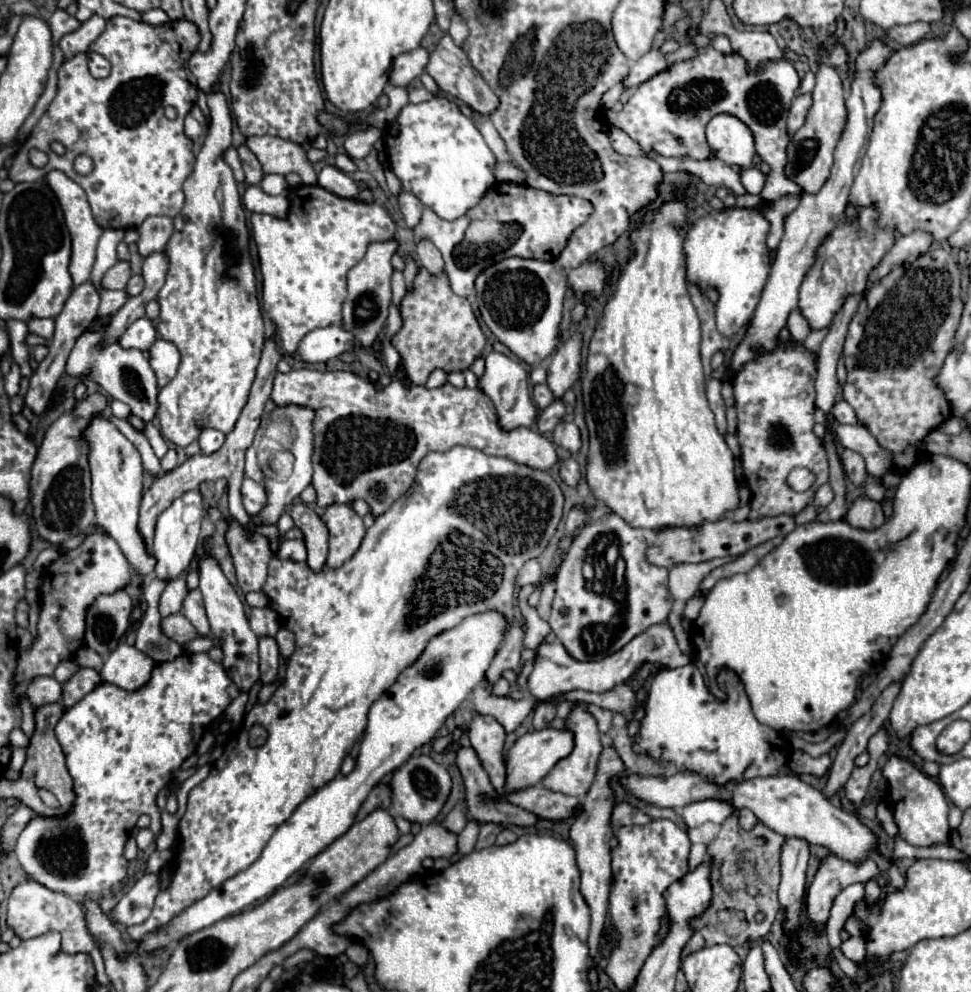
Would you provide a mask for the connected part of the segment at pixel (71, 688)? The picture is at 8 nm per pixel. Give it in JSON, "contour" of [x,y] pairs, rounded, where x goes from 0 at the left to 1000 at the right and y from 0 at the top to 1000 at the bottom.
{"contour":[[[82,672],[68,689],[64,689],[64,711],[74,713],[87,701],[91,701],[105,686],[103,678],[95,672]]]}

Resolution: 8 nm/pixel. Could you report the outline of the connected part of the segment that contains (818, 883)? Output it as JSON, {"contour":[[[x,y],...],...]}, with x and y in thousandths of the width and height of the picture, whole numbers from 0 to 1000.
{"contour":[[[855,862],[853,866],[847,868],[847,872],[838,884],[838,890],[832,896],[832,902],[830,902],[832,924],[840,932],[849,932],[853,928],[857,906],[869,894],[884,890],[884,888],[892,890],[898,884],[904,886],[906,894],[912,890],[910,884],[906,882],[902,870],[896,864],[892,864],[888,870],[875,870],[875,868]]]}

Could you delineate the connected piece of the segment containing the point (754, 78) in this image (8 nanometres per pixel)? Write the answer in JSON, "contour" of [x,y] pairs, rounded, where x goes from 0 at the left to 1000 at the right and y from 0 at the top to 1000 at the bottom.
{"contour":[[[725,47],[711,61],[696,64],[671,80],[663,82],[653,96],[643,104],[641,112],[626,112],[626,124],[645,132],[653,142],[665,152],[678,152],[686,158],[713,158],[725,161],[732,157],[732,150],[726,138],[727,124],[737,114],[752,114],[762,118],[777,134],[779,154],[789,162],[795,172],[791,174],[789,186],[783,198],[788,204],[798,204],[805,197],[818,195],[826,197],[818,182],[809,180],[809,118],[814,104],[822,92],[824,80],[820,70],[803,59],[799,64],[789,64],[783,74],[772,74],[766,70],[766,61],[760,55],[746,57],[733,47]]]}

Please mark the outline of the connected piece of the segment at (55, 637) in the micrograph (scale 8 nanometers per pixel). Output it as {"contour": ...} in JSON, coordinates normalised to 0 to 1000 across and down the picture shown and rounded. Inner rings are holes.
{"contour":[[[93,537],[89,545],[62,559],[47,576],[43,590],[43,616],[39,626],[39,642],[35,650],[27,656],[21,656],[16,672],[16,699],[25,699],[27,691],[41,680],[54,680],[58,670],[66,664],[76,662],[78,654],[84,652],[87,644],[87,620],[93,608],[105,598],[117,598],[126,594],[134,584],[132,564],[124,555],[122,547],[115,541]]]}

